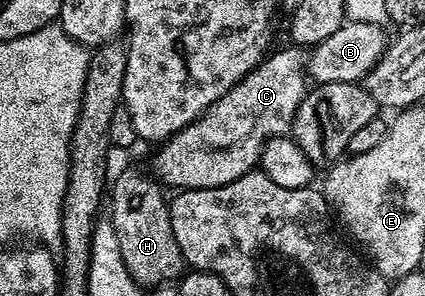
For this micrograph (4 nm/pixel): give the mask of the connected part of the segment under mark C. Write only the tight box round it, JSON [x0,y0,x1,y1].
[152,44,308,192]

